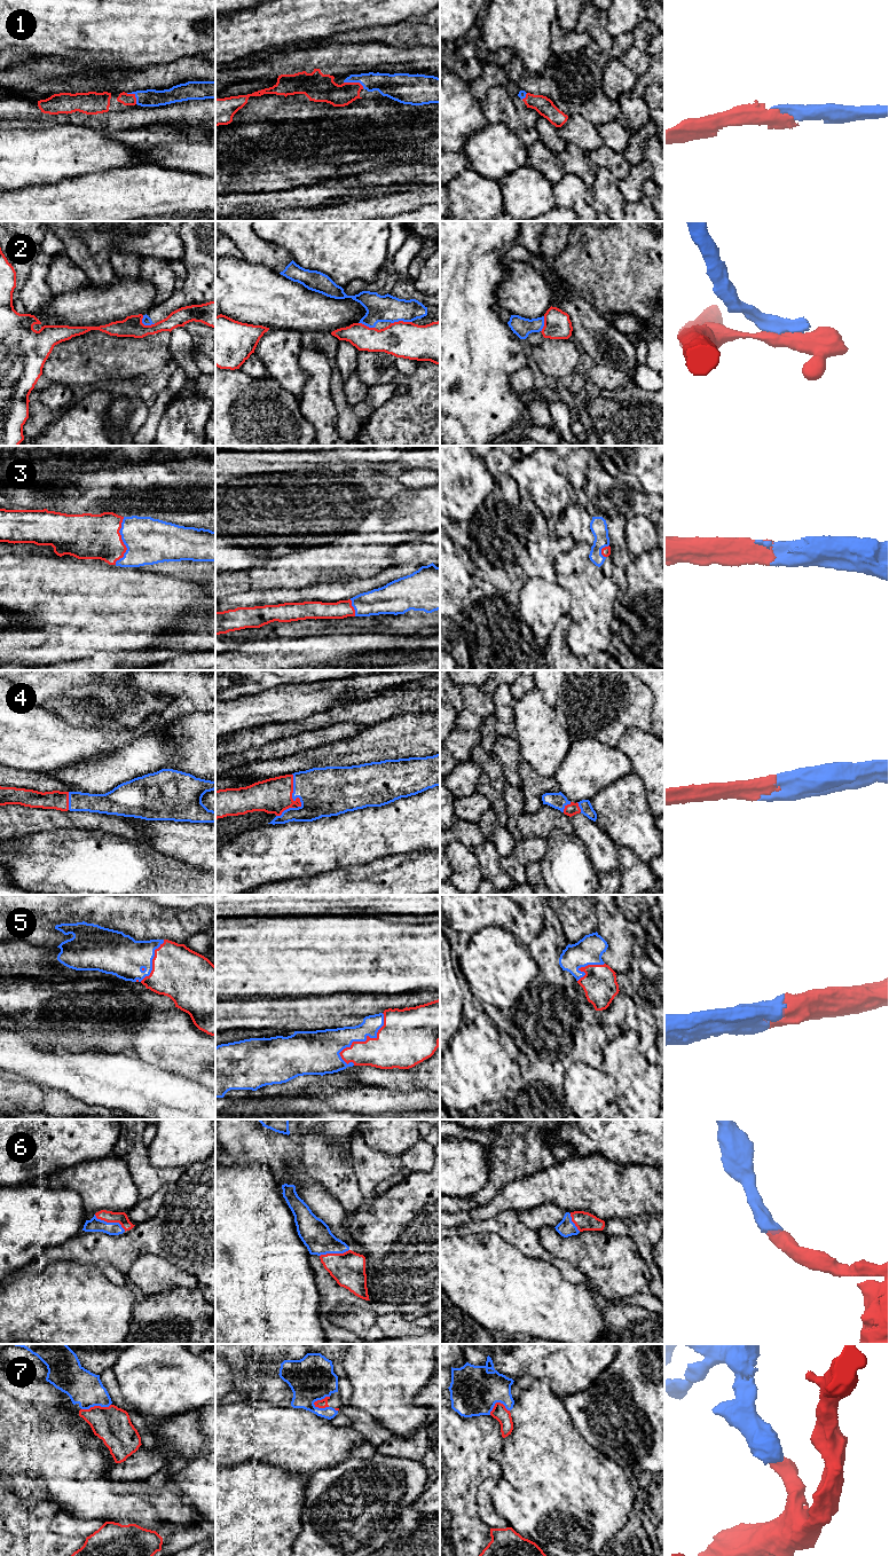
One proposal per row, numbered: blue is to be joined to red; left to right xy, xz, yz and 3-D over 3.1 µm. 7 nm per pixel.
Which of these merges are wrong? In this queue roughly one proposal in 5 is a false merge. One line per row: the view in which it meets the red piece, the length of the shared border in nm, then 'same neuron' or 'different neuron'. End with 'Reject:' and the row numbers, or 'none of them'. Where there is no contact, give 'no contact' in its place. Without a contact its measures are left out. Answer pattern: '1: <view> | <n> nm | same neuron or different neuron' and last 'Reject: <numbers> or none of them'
1: xz | 150 nm | same neuron
2: xz | 150 nm | different neuron
3: xy | 340 nm | same neuron
4: xz | 240 nm | same neuron
5: xz | 440 nm | same neuron
6: xy | 260 nm | same neuron
7: xz | 130 nm | same neuron
Reject: 2

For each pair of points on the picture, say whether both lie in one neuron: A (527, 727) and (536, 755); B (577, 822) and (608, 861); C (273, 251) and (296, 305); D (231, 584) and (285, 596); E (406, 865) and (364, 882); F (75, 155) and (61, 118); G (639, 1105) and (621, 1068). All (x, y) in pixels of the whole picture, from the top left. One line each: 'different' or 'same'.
A: same
B: same
C: different
D: different
E: same
F: different
G: same

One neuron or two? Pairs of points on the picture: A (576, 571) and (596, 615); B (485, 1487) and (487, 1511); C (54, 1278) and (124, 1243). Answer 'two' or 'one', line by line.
A: one
B: one
C: two

